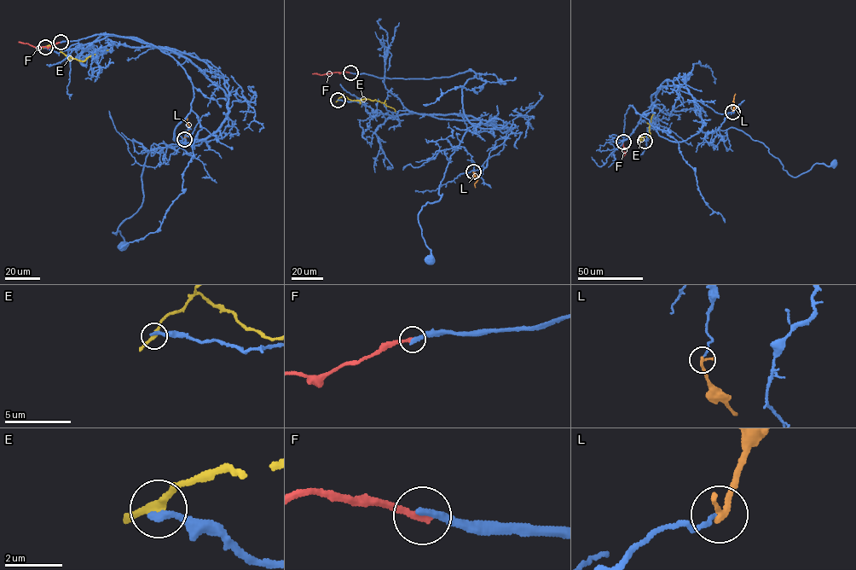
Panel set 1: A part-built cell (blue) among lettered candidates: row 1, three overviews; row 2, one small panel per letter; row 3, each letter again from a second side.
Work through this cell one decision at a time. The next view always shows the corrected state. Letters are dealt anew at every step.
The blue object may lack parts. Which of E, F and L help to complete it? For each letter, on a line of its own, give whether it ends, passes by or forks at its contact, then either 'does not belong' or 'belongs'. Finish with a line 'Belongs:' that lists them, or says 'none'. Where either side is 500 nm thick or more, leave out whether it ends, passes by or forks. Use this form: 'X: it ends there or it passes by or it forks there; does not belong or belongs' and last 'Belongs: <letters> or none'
E: it passes by; does not belong
F: it ends there; does not belong
L: it ends there; does not belong
Belongs: none

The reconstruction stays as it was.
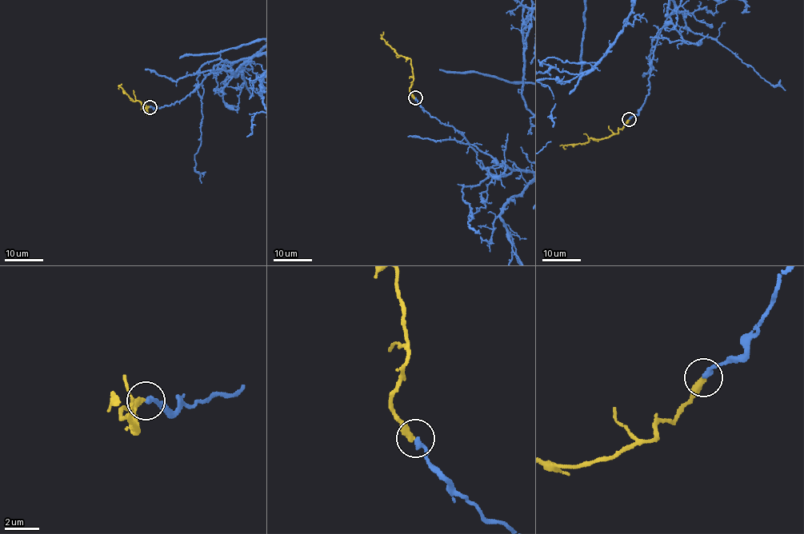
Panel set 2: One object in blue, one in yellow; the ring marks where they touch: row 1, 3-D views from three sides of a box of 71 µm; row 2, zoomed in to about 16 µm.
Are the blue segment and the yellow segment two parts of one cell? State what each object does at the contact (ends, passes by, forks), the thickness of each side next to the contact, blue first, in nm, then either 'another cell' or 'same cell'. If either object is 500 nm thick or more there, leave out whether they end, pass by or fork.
blue ends there; yellow ends there; 320 nm thick on the blue side, 380 nm on the other; same cell

